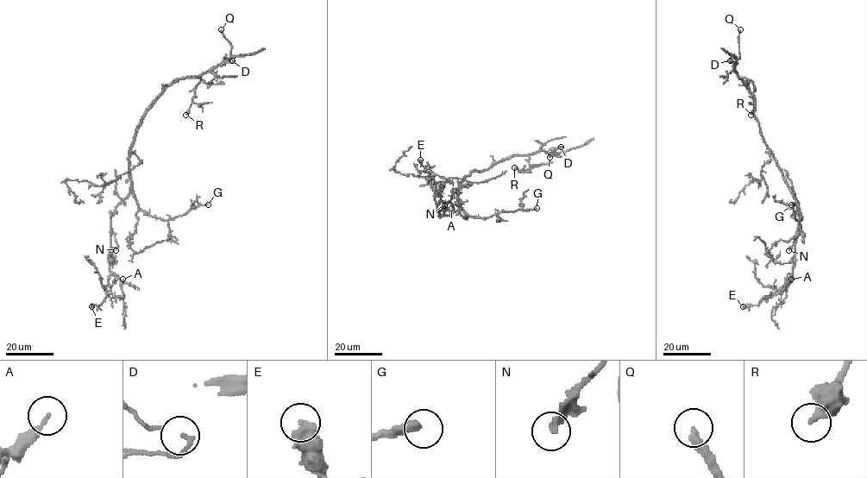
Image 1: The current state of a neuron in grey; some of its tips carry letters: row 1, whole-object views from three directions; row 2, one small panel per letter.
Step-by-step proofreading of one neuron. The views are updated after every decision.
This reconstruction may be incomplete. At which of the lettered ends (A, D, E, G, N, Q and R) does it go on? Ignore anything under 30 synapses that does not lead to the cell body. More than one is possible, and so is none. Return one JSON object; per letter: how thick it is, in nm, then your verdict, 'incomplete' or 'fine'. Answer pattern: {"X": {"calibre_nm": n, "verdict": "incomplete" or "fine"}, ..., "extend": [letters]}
{"A": {"calibre_nm": 260, "verdict": "fine"}, "D": {"calibre_nm": 100, "verdict": "fine"}, "E": {"calibre_nm": 600, "verdict": "fine"}, "G": {"calibre_nm": 380, "verdict": "incomplete"}, "N": {"calibre_nm": 240, "verdict": "fine"}, "Q": {"calibre_nm": 280, "verdict": "incomplete"}, "R": {"calibre_nm": 400, "verdict": "incomplete"}, "extend": ["G", "Q", "R"]}

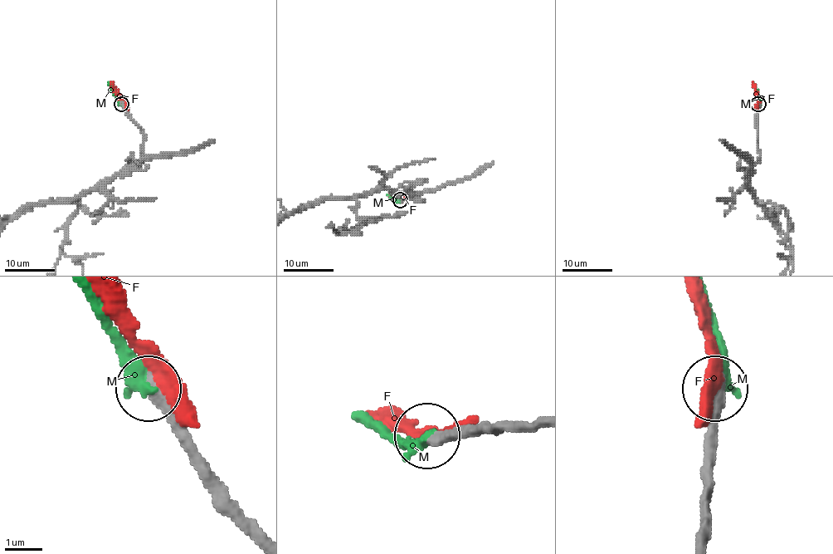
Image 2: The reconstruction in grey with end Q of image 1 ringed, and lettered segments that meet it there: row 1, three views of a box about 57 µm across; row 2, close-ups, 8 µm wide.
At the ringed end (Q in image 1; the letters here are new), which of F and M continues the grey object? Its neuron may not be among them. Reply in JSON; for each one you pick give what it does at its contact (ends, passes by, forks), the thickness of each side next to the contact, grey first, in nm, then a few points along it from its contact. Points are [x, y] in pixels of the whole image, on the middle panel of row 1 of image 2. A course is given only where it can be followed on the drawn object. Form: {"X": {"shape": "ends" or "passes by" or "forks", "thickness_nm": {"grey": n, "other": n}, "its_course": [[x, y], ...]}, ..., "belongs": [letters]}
{"M": {"shape": "ends", "thickness_nm": {"grey": 360, "other": 360}, "its_course": [[400, 200], [395, 200], [388, 193]]}, "belongs": ["M"]}

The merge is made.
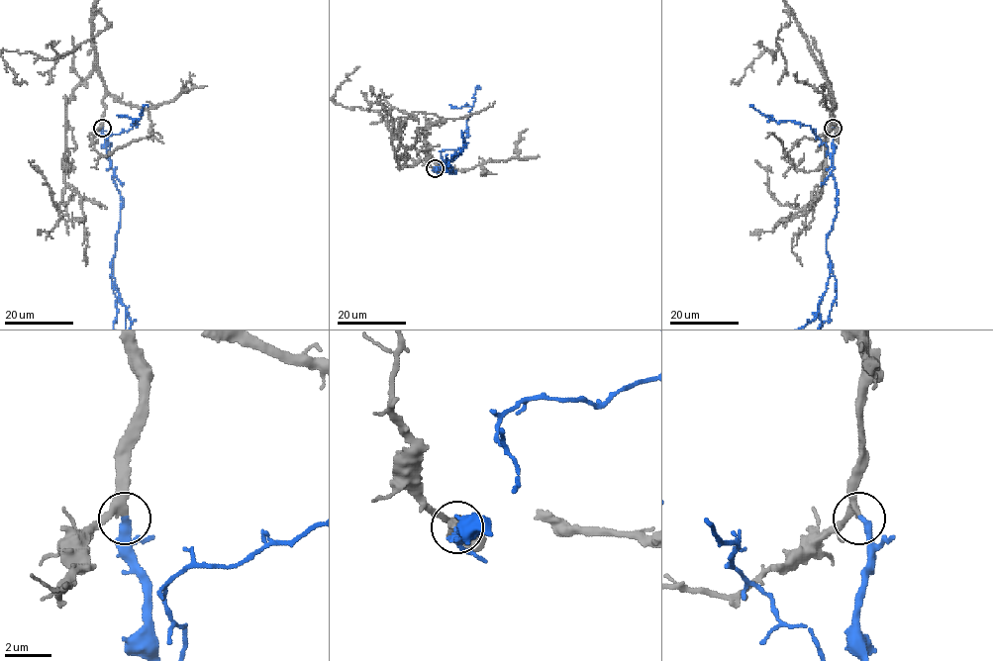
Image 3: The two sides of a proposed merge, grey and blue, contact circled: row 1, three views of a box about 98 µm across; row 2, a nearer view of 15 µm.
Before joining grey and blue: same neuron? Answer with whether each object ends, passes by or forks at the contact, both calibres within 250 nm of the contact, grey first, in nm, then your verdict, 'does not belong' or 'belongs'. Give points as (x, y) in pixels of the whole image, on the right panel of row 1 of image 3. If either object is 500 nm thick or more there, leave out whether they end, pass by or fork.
grey passes by; blue ends there; 300 nm thick on the grey side, 340 nm on the other; belongs

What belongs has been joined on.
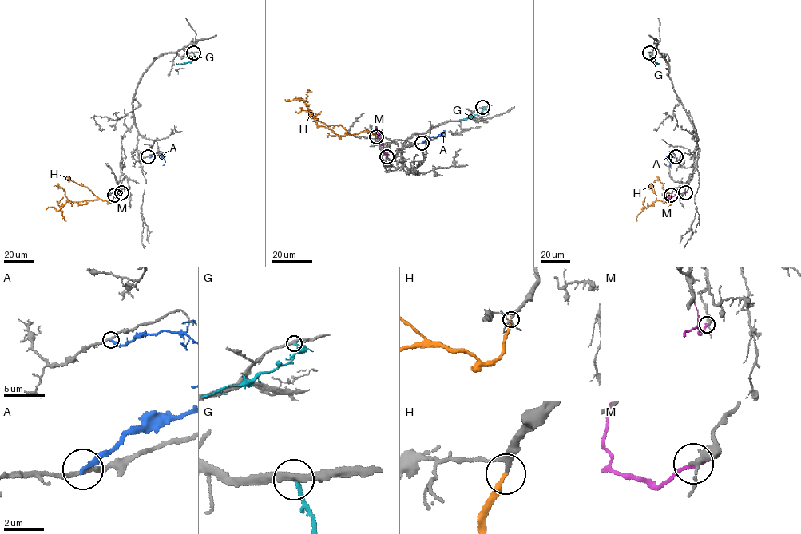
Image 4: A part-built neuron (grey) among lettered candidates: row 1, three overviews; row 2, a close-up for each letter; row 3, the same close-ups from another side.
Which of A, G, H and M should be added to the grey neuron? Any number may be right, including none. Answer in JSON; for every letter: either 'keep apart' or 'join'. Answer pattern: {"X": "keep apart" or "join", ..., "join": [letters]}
{"A": "keep apart", "G": "join", "H": "join", "M": "keep apart", "join": ["G", "H"]}

